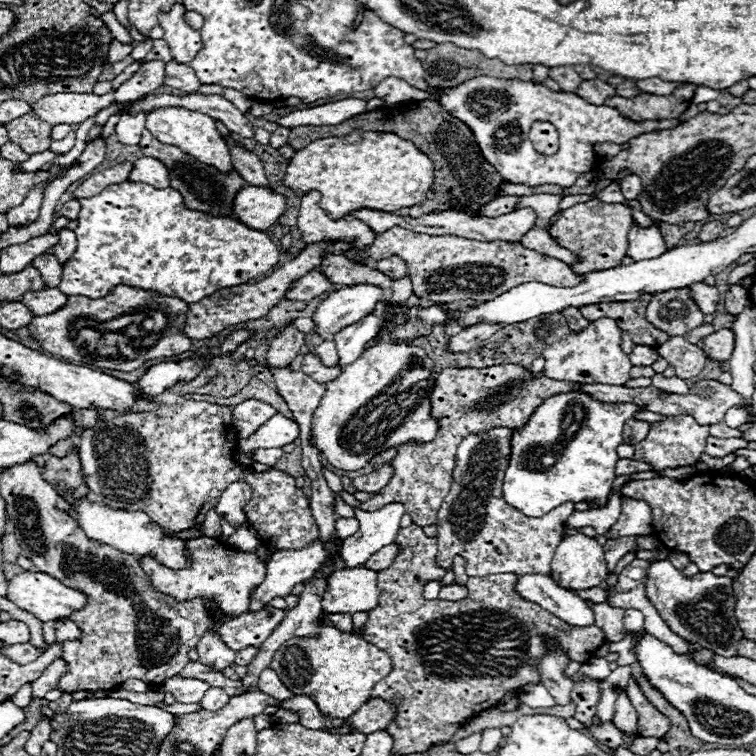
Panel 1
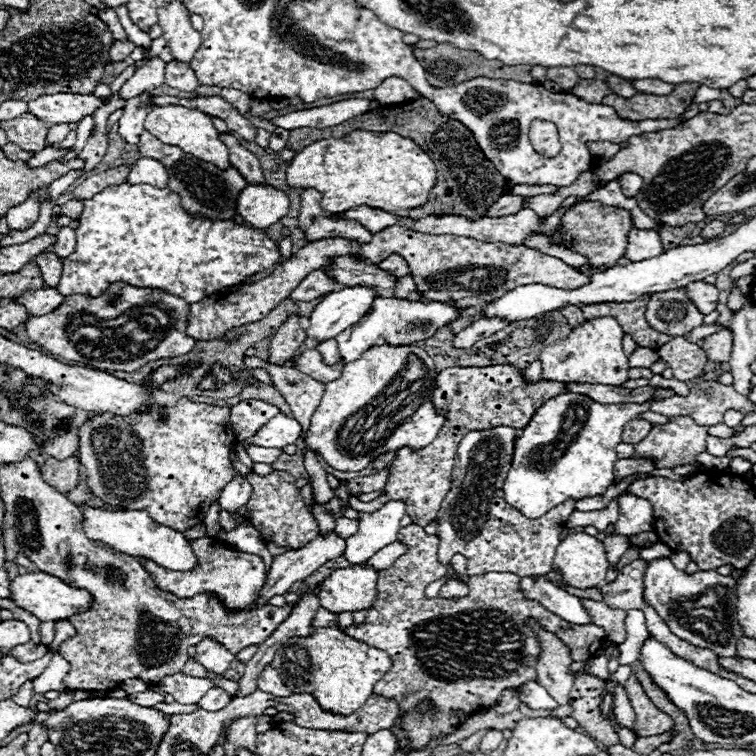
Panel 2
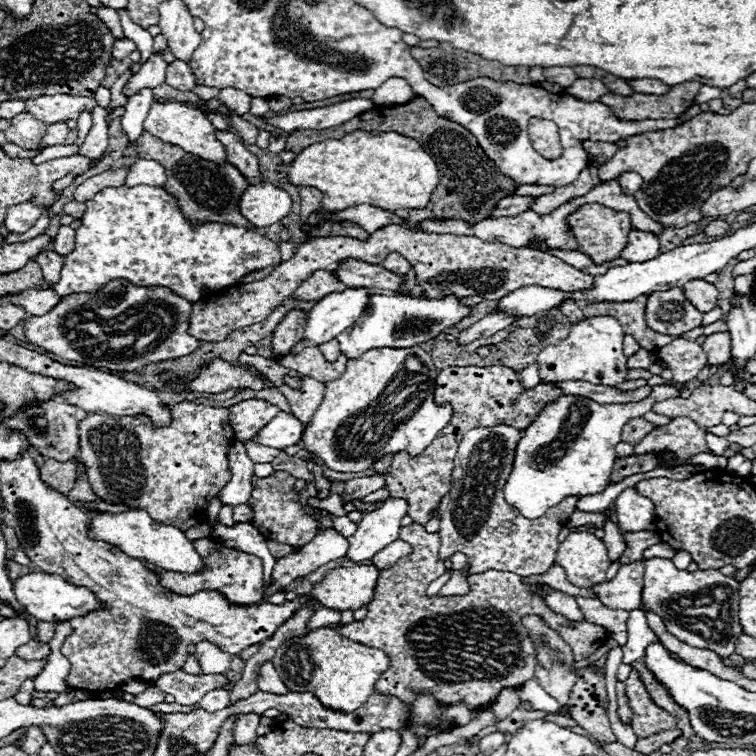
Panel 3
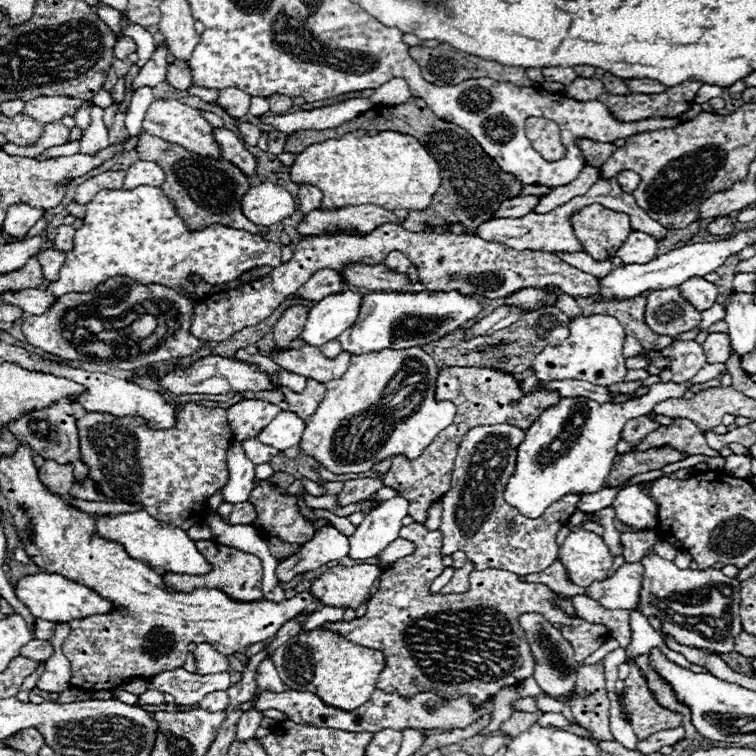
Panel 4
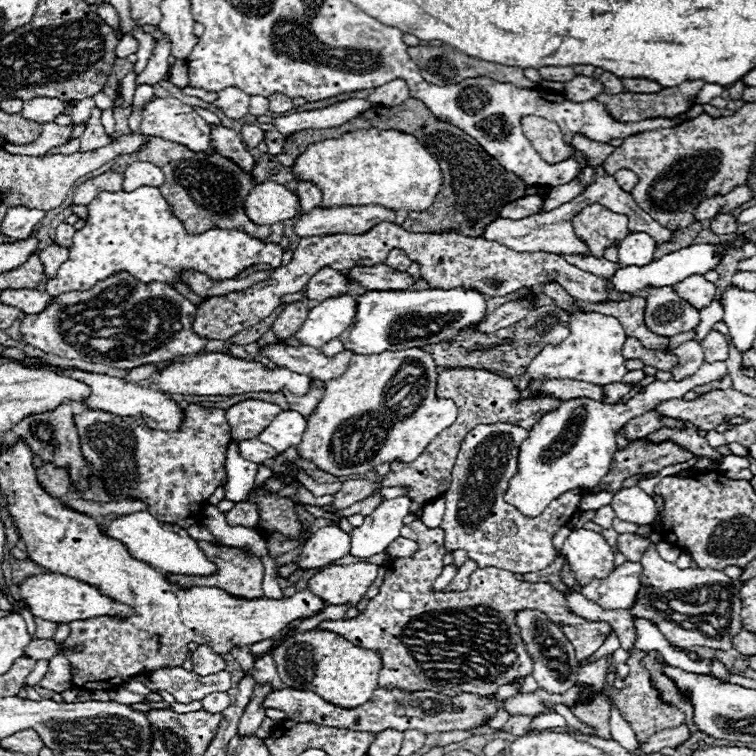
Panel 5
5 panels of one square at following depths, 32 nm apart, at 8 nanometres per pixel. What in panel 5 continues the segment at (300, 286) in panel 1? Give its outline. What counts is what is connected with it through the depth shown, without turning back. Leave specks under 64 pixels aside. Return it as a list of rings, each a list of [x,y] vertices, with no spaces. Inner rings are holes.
[[[322,268],[320,272],[316,272],[316,276],[312,276],[312,280],[308,280],[308,284],[304,286],[306,298],[308,300],[326,300],[330,296],[340,296],[346,294],[350,286],[350,280],[334,270],[334,268]]]

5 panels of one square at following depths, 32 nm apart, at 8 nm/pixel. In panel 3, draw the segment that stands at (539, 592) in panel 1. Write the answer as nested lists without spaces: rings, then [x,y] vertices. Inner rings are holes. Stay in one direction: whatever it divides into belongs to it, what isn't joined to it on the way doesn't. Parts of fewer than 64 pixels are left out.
[[[542,584],[542,590],[546,592],[544,604],[548,604],[548,608],[554,608],[552,612],[562,614],[570,622],[584,622],[586,620],[584,614],[580,612],[580,606],[578,606],[574,596],[568,596],[568,594],[560,592],[560,590],[554,590],[548,584]]]

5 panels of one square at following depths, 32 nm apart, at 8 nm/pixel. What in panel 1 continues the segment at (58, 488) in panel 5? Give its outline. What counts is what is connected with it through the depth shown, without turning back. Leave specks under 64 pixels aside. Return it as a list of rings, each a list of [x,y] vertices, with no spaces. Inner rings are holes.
[[[74,448],[68,456],[64,458],[56,458],[56,456],[48,456],[46,466],[42,468],[42,476],[44,480],[48,480],[48,484],[52,486],[72,486],[78,488],[80,484],[84,484],[82,478],[82,466],[80,466],[80,456],[78,456],[78,448]]]

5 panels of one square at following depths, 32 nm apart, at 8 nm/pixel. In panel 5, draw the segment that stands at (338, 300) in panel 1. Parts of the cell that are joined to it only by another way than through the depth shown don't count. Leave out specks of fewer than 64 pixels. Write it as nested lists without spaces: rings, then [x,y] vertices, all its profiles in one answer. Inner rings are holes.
[[[342,294],[322,300],[316,308],[310,308],[306,322],[302,324],[296,338],[302,344],[322,348],[332,338],[338,338],[356,318],[358,296]]]

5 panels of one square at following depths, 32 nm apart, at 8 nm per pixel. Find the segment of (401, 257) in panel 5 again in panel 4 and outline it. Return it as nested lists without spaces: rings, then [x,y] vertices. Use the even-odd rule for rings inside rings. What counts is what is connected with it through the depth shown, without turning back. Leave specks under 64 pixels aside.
[[[390,252],[382,264],[386,268],[392,268],[392,272],[408,272],[410,268],[410,262],[402,252]]]

